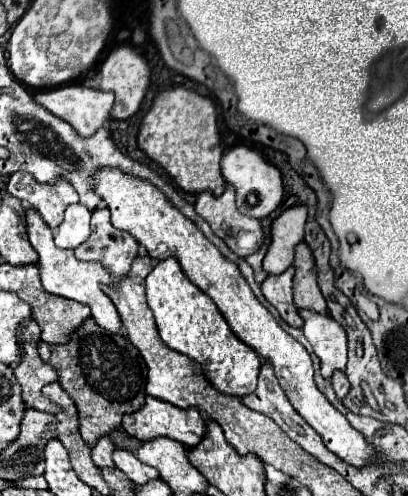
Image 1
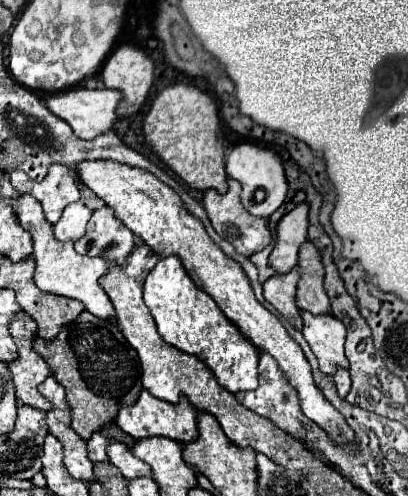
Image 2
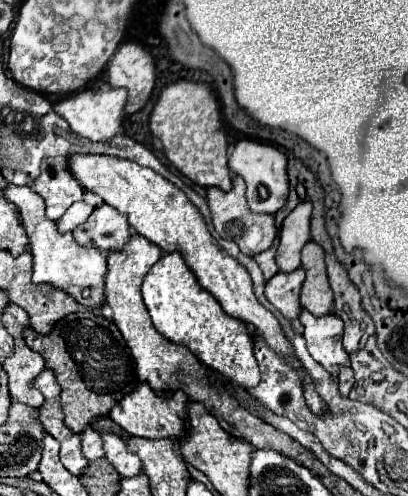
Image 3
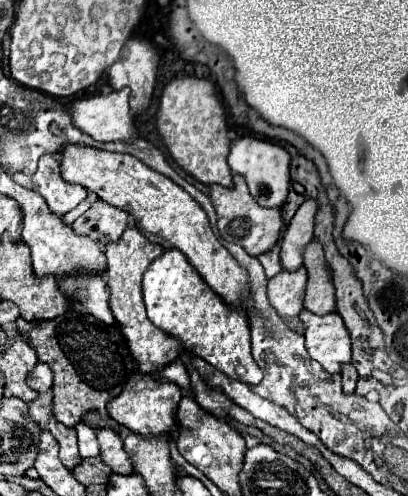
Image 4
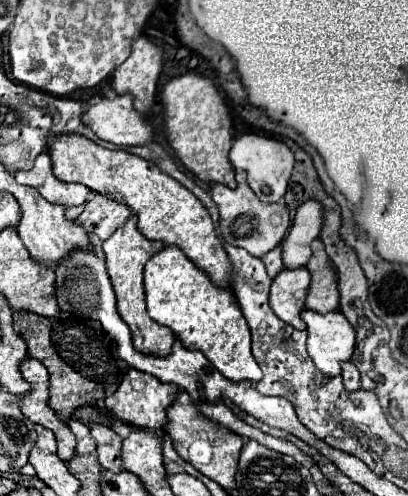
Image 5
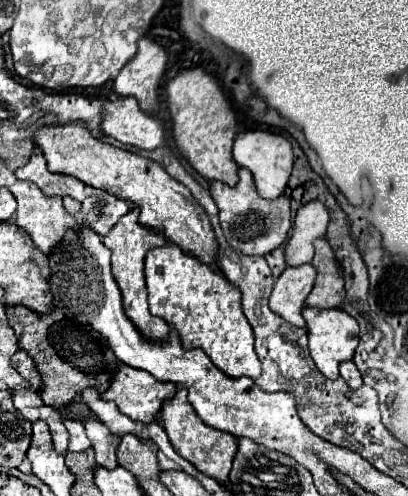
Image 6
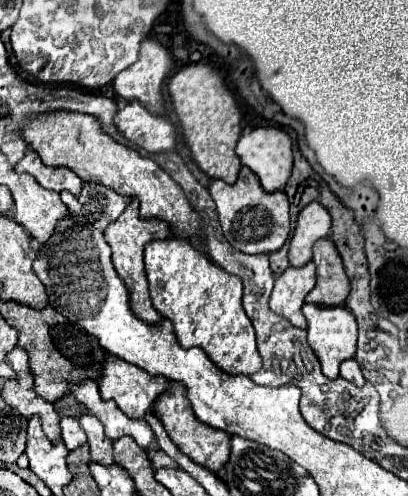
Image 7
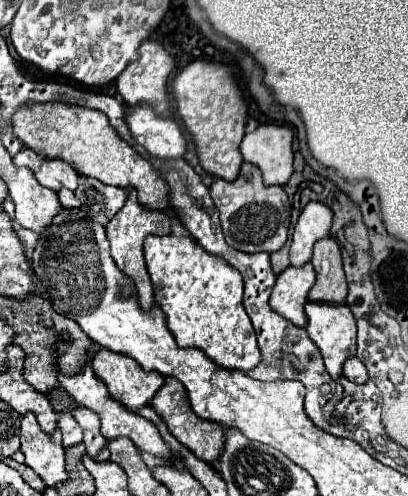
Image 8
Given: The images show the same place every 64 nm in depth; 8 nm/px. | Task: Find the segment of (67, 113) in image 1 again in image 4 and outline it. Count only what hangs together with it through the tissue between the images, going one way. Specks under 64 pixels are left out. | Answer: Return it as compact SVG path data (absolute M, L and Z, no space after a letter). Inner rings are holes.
M128 88L106 94L90 96L70 104L76 128L90 134L100 142L128 142L138 138L134 116L128 106Z

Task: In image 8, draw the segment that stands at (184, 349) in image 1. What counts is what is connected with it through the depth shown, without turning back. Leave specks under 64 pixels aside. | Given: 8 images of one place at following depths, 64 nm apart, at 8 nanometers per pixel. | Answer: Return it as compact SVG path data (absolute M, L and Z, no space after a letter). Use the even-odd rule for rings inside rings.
M148 236L144 240L144 256L148 274L154 284L154 300L166 316L166 326L174 334L176 342L184 348L194 346L204 350L208 358L230 370L252 370L260 364L260 350L256 344L256 334L252 322L242 306L242 276L224 258L210 254L190 236Z

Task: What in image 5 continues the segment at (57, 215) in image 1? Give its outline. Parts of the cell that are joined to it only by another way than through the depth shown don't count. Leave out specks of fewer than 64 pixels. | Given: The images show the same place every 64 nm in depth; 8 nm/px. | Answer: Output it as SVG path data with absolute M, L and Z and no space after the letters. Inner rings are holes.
M42 152L36 160L34 166L30 170L18 170L14 174L18 184L24 186L32 186L38 192L42 192L42 196L52 202L52 204L62 204L62 206L78 206L86 202L86 194L90 192L84 184L76 184L76 182L62 182L52 174L50 168L50 156L46 152Z

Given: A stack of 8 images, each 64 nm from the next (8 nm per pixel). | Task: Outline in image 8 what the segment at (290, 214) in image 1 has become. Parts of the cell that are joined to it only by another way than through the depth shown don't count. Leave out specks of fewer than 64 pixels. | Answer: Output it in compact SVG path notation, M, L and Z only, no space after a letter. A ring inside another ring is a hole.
M308 202L302 210L290 246L290 262L302 266L312 258L312 246L316 240L326 238L332 226L332 210L324 202Z

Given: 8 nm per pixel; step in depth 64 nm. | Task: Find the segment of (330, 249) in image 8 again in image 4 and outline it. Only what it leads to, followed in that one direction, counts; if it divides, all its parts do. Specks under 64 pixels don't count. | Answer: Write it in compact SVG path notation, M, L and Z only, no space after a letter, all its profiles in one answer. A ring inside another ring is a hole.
M312 240L304 250L304 268L308 270L308 286L306 286L306 298L304 308L314 314L328 314L336 308L336 296L334 296L334 284L332 274L328 270L322 244L318 240Z

